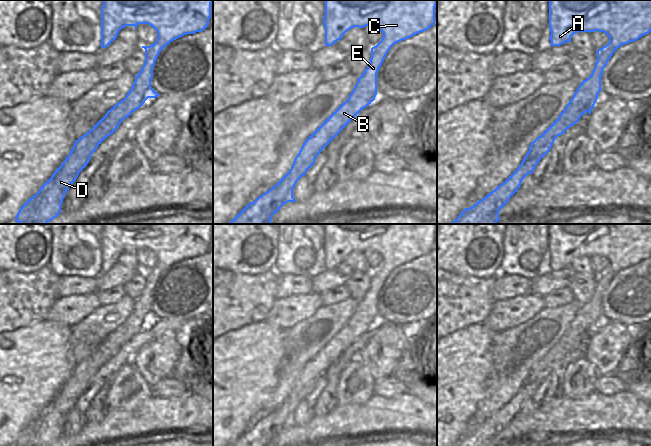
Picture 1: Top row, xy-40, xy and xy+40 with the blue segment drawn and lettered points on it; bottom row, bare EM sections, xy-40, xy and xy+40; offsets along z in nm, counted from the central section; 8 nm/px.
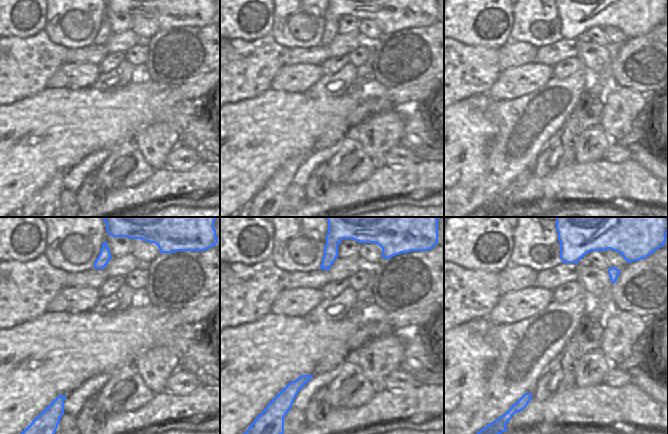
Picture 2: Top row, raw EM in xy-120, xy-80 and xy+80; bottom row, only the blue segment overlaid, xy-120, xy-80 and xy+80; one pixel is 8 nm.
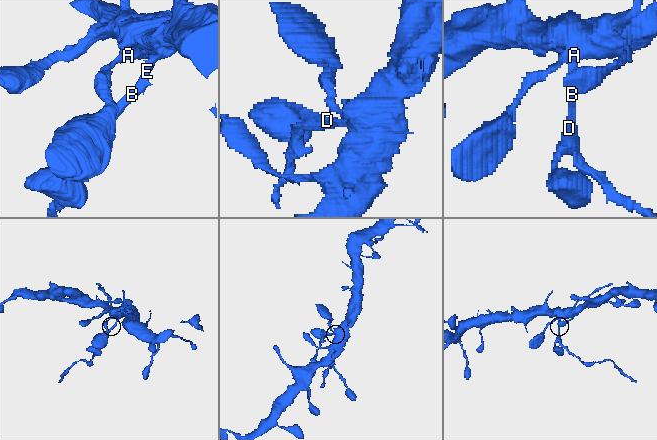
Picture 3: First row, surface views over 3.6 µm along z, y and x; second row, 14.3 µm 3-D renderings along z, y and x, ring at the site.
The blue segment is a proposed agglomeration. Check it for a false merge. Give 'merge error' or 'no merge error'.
merge error

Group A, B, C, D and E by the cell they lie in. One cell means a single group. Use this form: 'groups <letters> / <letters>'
groups A C E / B D

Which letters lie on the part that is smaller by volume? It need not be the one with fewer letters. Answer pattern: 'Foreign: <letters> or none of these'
Foreign: B, D

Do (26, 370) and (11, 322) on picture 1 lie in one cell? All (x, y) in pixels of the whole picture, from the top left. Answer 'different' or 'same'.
different

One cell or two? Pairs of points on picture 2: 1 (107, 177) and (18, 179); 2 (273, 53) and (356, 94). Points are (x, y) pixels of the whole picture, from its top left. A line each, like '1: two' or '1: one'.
1: two
2: two

